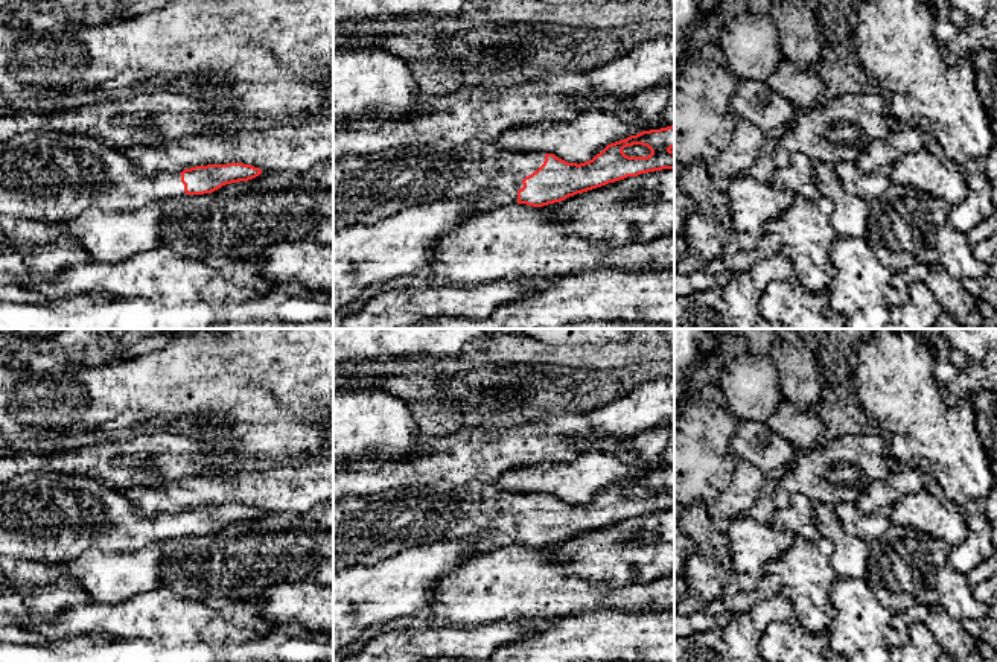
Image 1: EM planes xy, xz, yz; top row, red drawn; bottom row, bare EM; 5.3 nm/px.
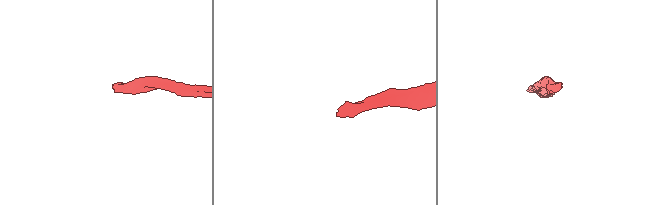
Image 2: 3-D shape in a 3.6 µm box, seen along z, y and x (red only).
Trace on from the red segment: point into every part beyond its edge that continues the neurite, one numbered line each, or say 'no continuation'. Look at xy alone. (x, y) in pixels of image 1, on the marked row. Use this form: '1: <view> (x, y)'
1: xy (47, 175)

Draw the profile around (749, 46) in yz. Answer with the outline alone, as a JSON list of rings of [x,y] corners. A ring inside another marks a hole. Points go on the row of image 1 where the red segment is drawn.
[[[737,14],[720,35],[718,46],[728,68],[740,81],[767,81],[782,59],[776,27],[767,15]]]

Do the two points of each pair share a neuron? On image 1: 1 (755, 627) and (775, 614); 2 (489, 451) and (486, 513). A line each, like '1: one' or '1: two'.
1: one
2: two

